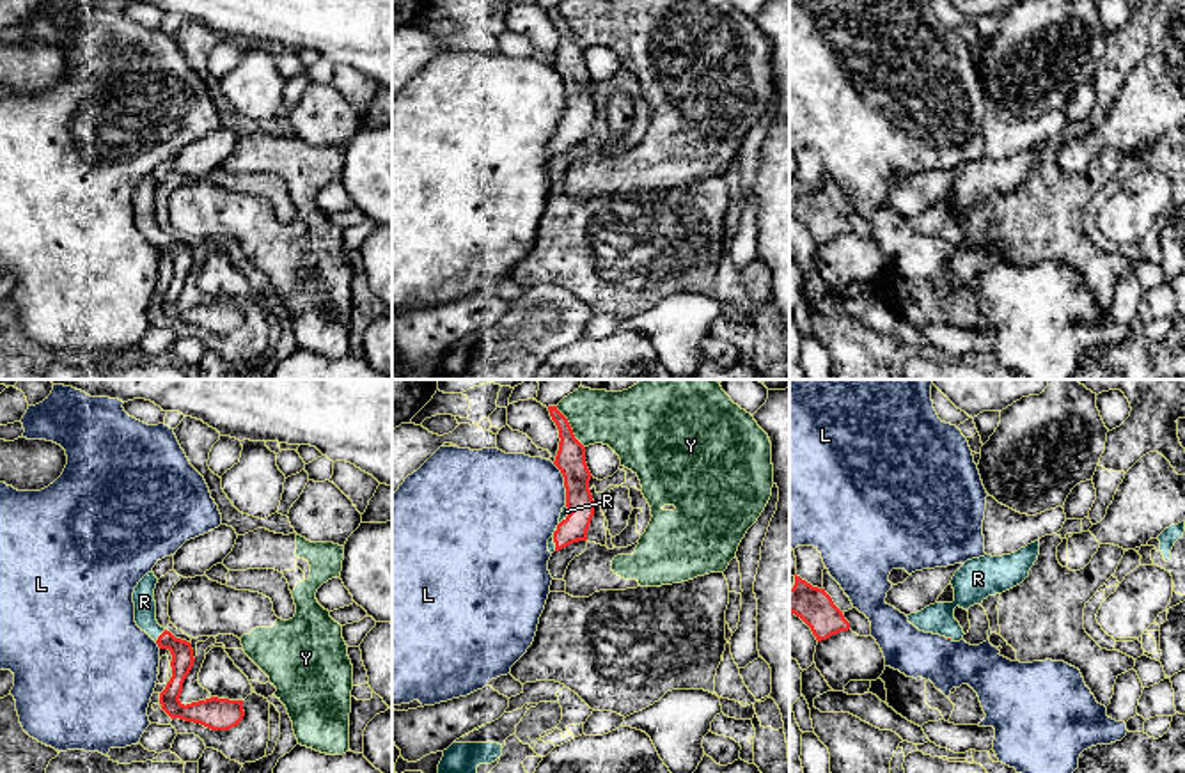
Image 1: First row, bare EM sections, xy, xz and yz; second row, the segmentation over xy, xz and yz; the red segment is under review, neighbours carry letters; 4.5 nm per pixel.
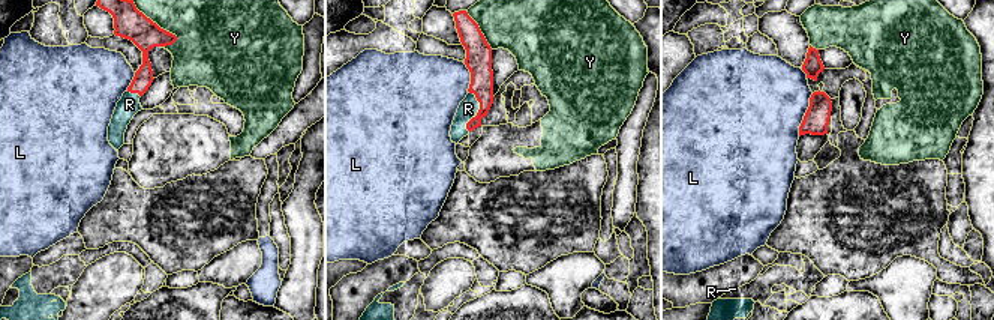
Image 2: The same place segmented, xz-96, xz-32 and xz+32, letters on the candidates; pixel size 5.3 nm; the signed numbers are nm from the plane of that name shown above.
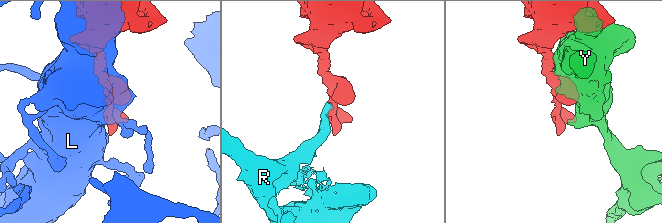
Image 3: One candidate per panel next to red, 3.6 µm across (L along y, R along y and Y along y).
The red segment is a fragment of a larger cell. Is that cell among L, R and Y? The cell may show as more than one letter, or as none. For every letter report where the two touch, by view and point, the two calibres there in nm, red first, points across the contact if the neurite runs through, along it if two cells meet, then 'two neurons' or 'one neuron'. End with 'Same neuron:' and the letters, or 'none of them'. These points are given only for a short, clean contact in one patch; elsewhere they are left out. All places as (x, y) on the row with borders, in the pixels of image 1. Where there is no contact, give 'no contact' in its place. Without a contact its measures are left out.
L: xz (565, 484) | 140/440 nm | two neurons
R: xy (160, 635) | 100/100 nm | across xy (181, 651), (160, 635), (146, 621), (144, 601) | one neuron
Y: xz (570, 428) | 140/260 nm | two neurons
Same neuron: R

